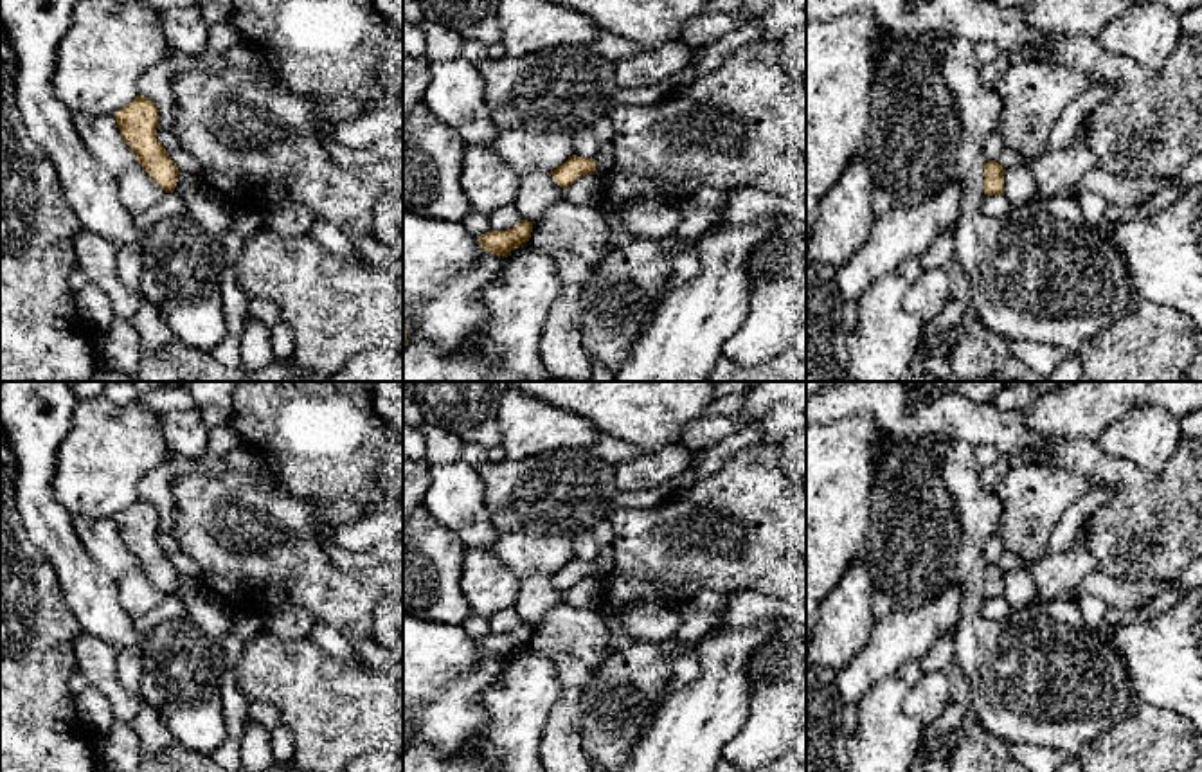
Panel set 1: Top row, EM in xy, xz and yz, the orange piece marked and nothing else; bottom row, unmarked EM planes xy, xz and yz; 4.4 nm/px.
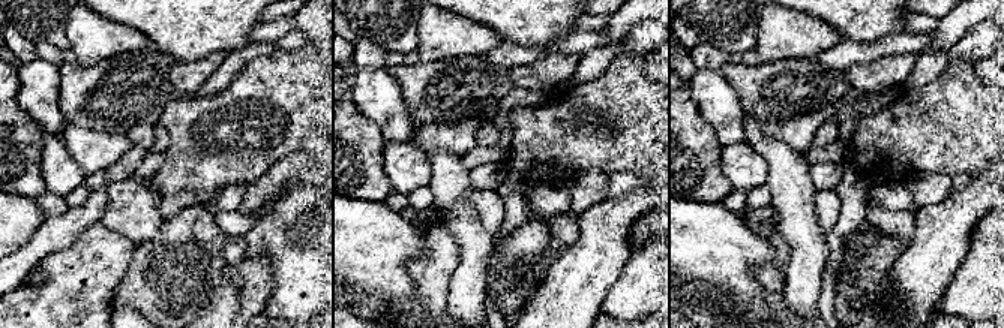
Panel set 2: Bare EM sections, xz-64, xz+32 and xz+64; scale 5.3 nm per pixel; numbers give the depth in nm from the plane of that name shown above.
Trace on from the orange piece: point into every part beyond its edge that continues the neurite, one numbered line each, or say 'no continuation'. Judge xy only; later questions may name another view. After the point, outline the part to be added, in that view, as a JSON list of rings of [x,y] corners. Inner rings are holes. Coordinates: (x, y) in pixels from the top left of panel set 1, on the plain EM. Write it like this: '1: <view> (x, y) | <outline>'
no continuation

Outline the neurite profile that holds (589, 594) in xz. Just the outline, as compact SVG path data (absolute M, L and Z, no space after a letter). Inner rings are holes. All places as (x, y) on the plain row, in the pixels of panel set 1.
M585 578L565 592L565 603L583 610L601 610L605 605L606 581Z

